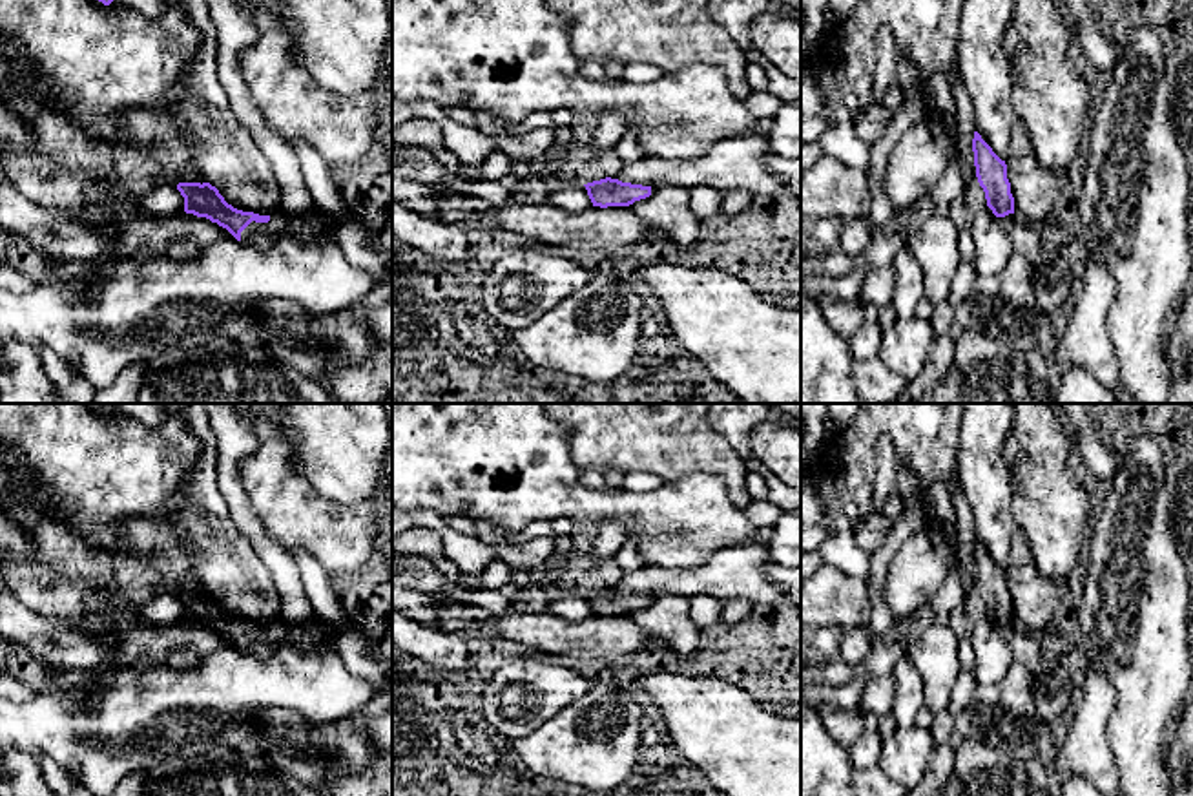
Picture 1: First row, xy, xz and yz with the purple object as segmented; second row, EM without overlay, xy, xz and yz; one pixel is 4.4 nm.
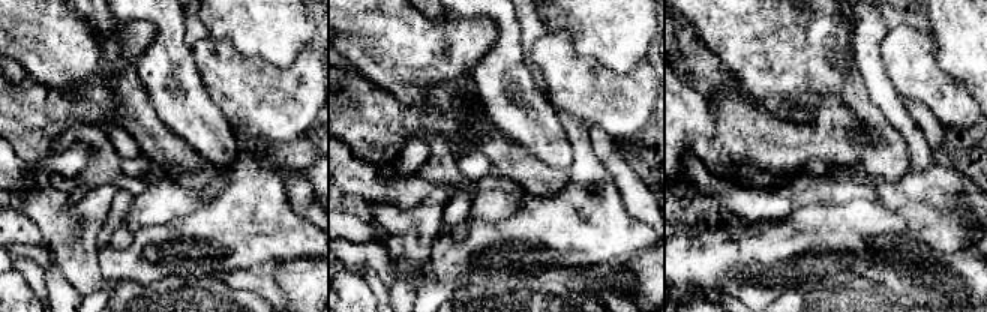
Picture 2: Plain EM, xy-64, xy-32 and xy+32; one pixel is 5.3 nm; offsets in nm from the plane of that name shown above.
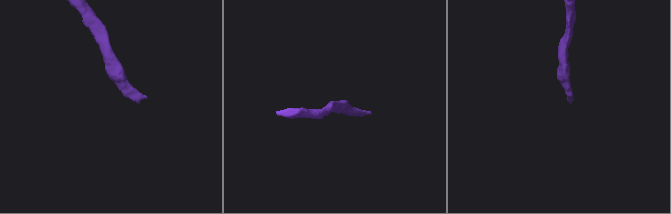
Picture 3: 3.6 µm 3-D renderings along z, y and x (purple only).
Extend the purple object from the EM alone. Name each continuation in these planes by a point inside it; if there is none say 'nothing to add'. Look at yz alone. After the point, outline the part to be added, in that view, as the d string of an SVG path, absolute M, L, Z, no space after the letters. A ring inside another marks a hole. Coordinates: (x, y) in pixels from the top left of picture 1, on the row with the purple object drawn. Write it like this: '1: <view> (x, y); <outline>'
nothing to add

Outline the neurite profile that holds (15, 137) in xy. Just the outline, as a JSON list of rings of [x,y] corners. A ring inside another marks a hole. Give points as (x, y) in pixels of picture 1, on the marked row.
[[[0,89],[0,164],[9,153],[27,153],[33,148],[33,133],[27,119],[16,115]]]

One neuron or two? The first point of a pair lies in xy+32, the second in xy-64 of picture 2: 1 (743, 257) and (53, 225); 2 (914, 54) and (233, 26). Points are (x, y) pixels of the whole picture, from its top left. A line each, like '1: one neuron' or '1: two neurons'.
1: two neurons
2: two neurons

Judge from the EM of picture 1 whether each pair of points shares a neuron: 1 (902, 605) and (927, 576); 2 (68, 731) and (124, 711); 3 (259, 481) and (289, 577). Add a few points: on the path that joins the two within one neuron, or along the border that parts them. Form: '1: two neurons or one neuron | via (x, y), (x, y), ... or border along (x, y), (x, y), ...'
1: one neuron | via (905, 597), (920, 583)
2: one neuron | via (82, 731), (104, 731), (110, 725)
3: two neurons | border along (254, 506), (263, 528), (287, 552)

